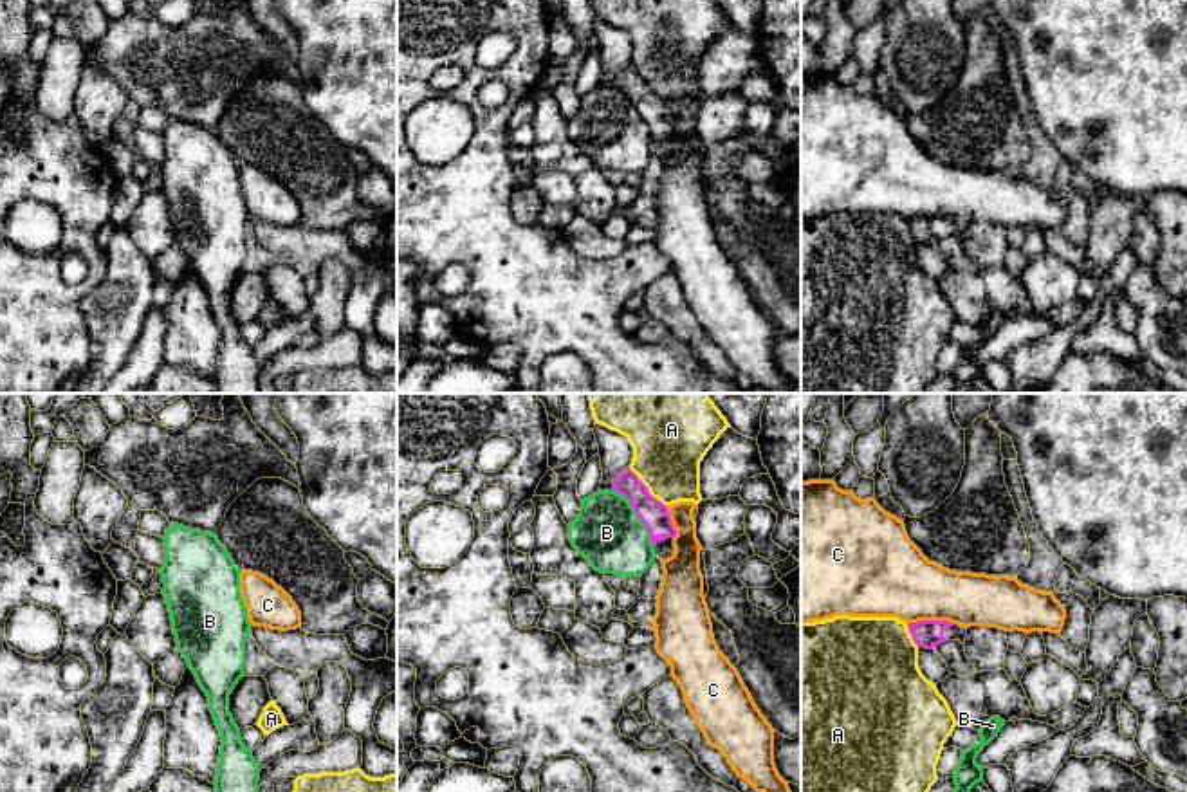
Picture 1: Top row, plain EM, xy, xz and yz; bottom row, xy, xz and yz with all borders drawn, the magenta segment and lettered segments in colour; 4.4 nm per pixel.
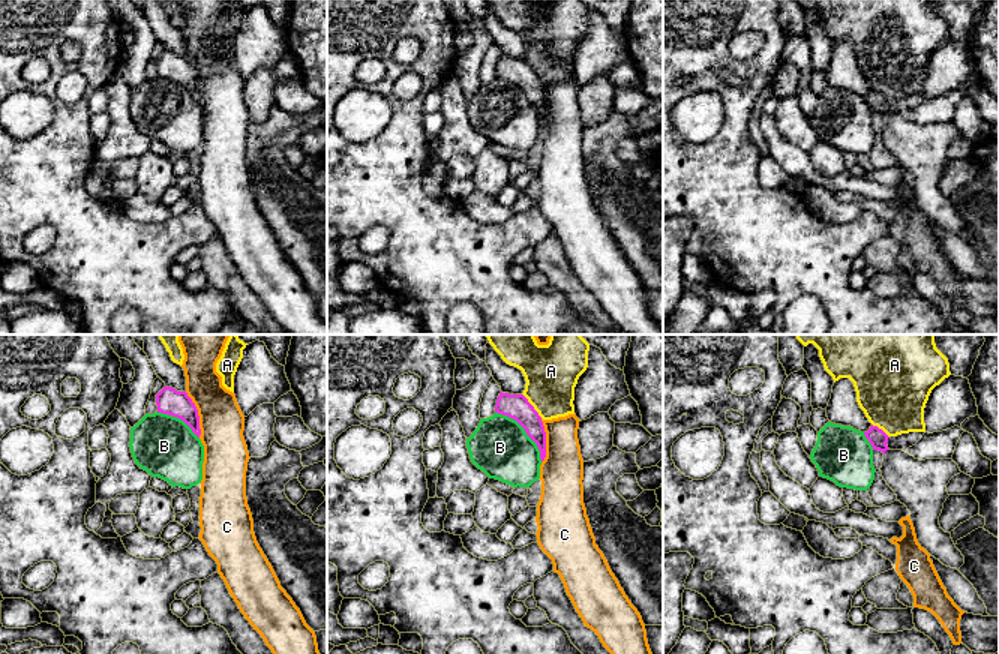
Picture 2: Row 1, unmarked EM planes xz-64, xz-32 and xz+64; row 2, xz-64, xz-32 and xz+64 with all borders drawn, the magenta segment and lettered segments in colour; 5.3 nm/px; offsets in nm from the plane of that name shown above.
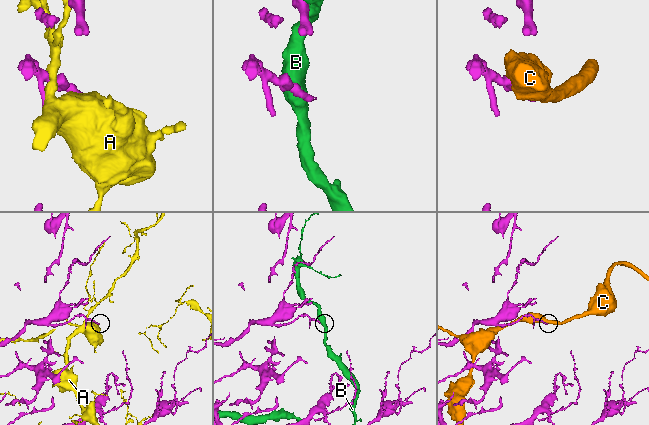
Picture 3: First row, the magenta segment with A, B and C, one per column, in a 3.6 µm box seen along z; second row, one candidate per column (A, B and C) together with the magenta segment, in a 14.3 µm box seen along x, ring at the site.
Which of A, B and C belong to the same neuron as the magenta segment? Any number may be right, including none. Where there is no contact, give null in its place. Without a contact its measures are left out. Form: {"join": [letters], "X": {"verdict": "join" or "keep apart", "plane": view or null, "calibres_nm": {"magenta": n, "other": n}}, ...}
{"join": [], "A": {"verdict": "keep apart", "plane": "xz", "calibres_nm": {"magenta": 120, "other": 340}}, "B": {"verdict": "keep apart", "plane": "xz", "calibres_nm": {"magenta": 120, "other": 300}}, "C": {"verdict": "keep apart", "plane": "yz", "calibres_nm": {"magenta": 130, "other": 340}}}

